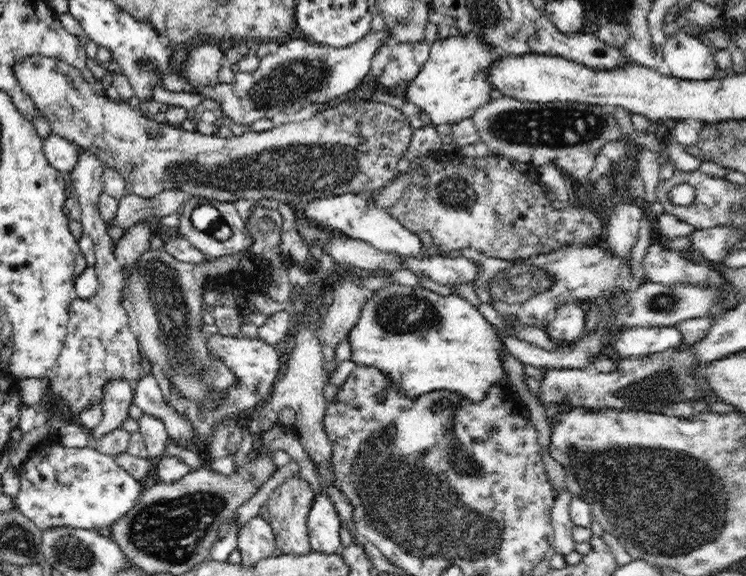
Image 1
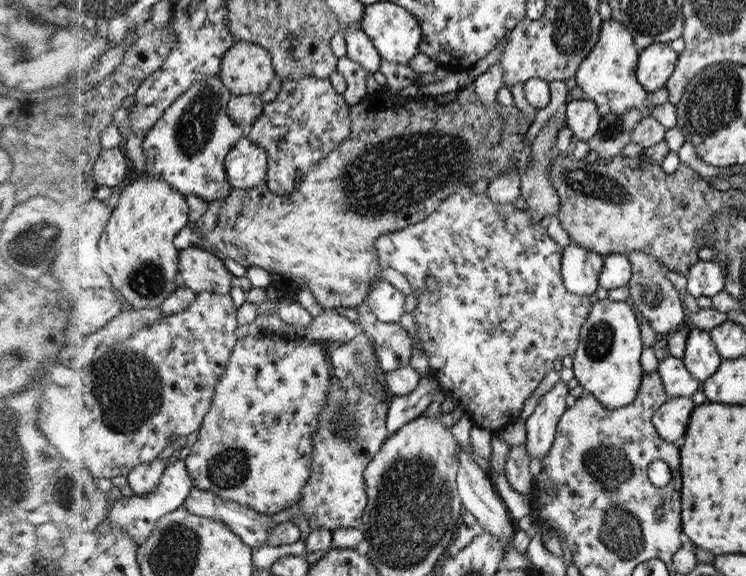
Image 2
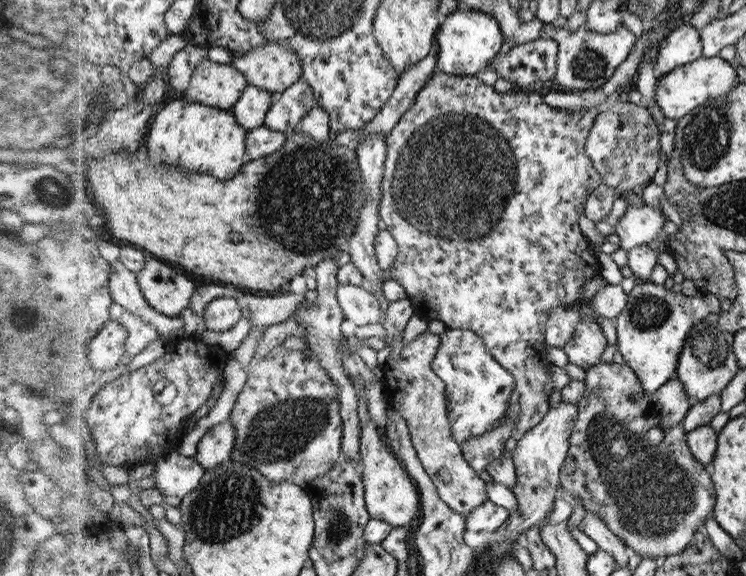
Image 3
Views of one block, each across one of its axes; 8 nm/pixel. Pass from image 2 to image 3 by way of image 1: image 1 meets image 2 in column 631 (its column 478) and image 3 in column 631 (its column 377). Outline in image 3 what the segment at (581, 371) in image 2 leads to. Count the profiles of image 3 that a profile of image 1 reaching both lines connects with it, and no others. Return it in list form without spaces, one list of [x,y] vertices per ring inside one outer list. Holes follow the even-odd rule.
[[[643,283],[636,284],[628,295],[628,302],[624,310],[618,314],[615,319],[617,324],[617,342],[616,345],[622,353],[624,362],[634,369],[634,372],[641,379],[646,392],[656,392],[672,378],[676,372],[676,362],[678,362],[678,352],[682,352],[690,328],[696,324],[696,321],[706,319],[714,312],[720,311],[720,301],[712,293],[697,294],[695,296],[686,296],[674,294],[672,289],[666,289],[664,285]]]

